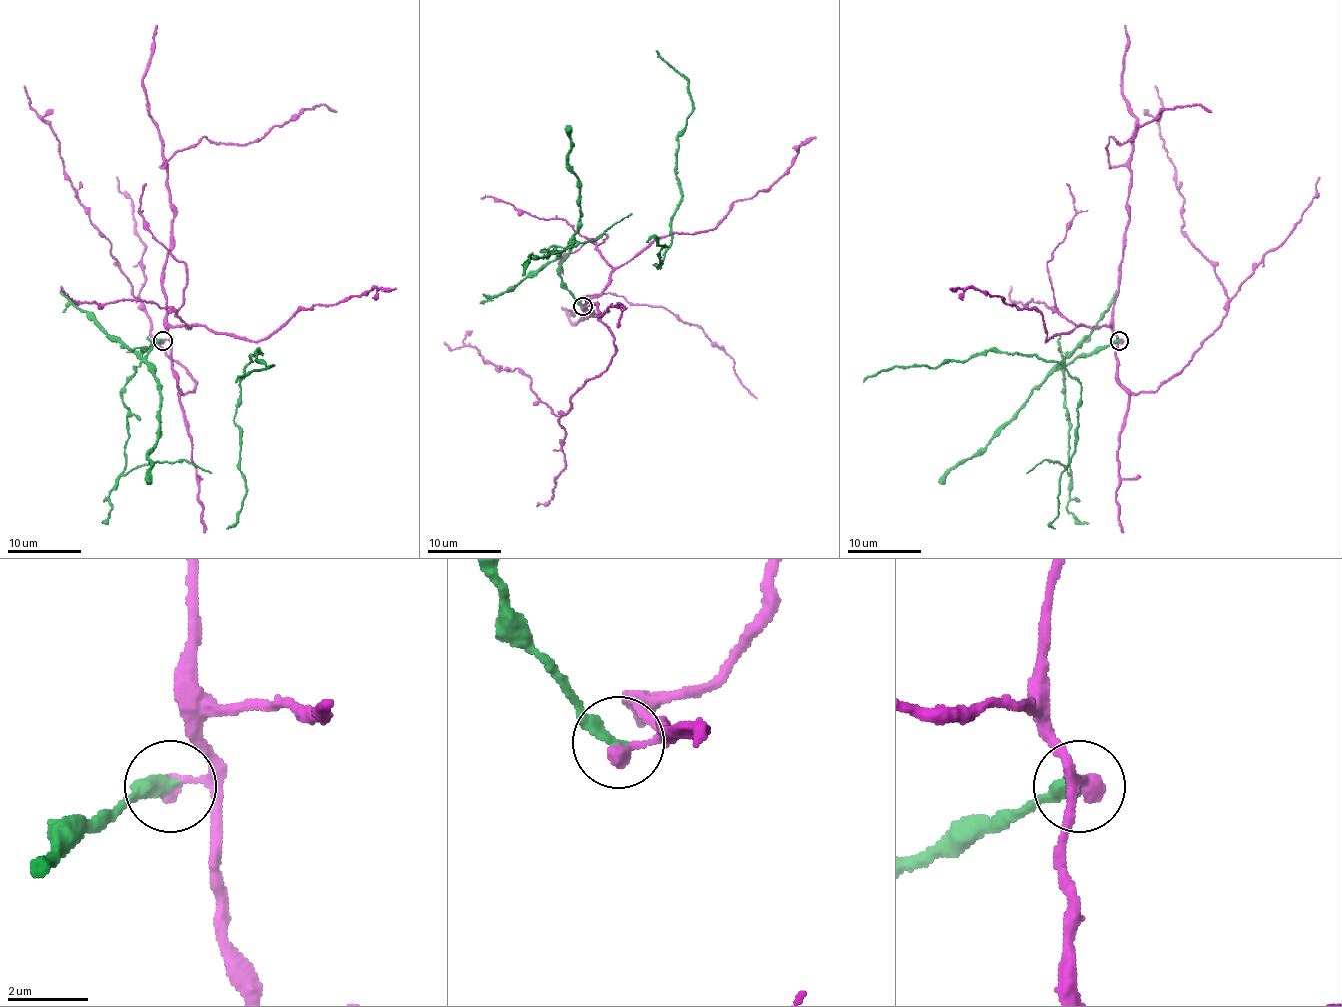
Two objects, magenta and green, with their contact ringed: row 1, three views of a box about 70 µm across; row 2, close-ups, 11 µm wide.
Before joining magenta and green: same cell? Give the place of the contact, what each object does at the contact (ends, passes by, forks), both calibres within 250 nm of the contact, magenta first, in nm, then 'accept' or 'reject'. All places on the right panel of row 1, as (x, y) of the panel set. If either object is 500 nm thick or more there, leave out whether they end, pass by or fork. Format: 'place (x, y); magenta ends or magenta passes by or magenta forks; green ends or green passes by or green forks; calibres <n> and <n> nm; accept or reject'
place (1119, 340); magenta ends; green ends; calibres 400 and 360 nm; reject

